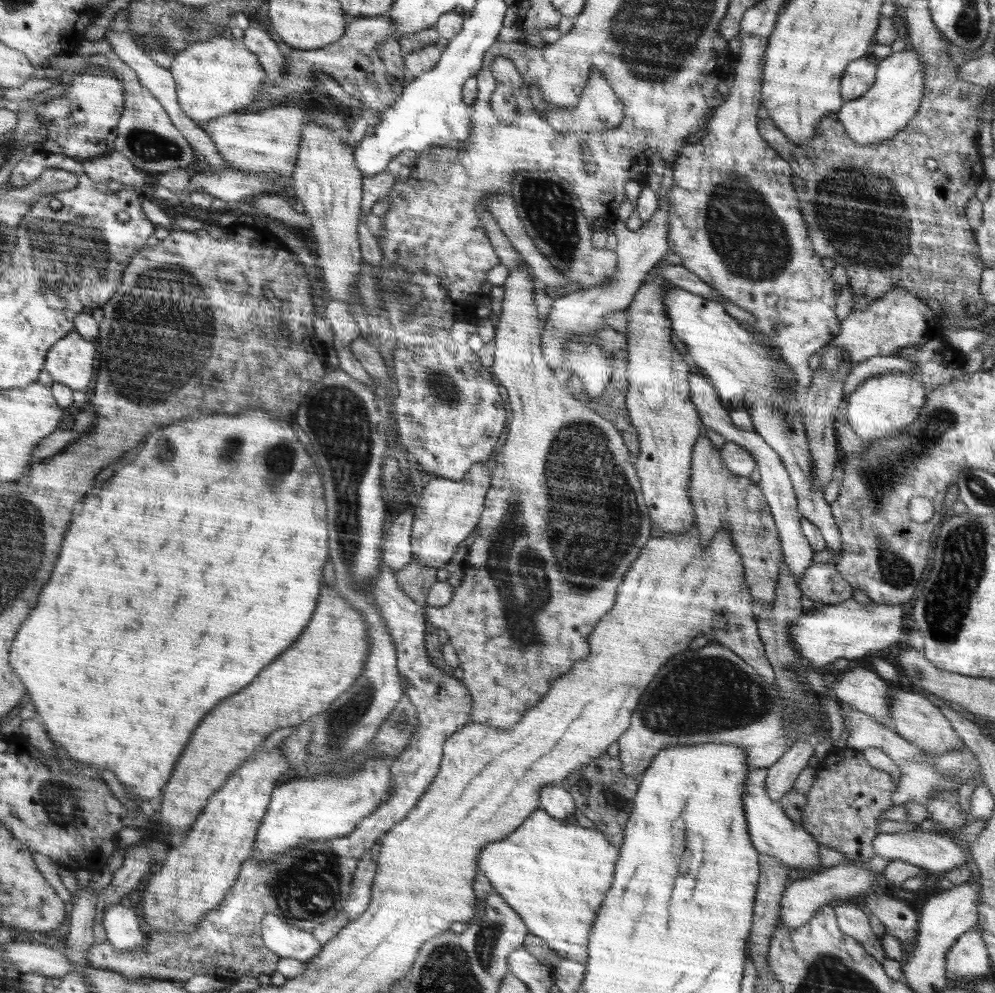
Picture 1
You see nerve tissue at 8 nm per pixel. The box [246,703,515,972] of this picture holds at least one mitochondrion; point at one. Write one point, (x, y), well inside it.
(296, 889)

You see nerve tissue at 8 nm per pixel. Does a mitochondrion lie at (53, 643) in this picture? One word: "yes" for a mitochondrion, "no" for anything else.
no

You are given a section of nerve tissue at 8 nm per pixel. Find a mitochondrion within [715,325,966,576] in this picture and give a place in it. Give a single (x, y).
(878, 477)

